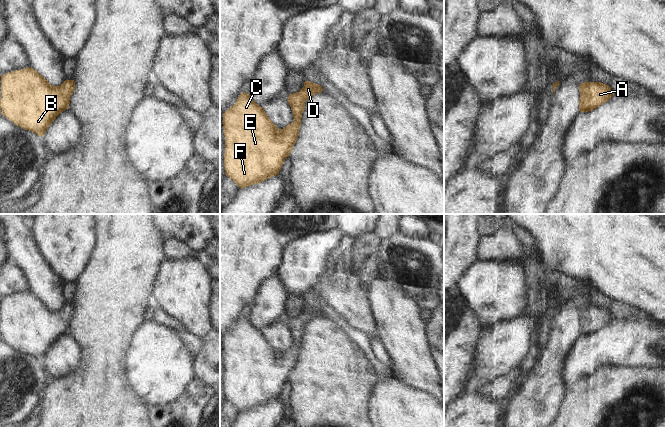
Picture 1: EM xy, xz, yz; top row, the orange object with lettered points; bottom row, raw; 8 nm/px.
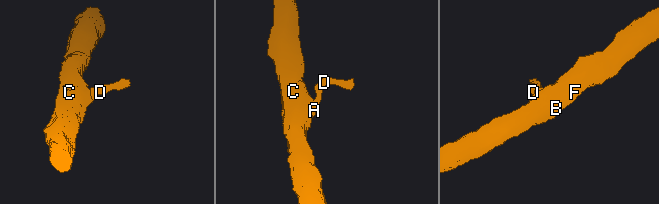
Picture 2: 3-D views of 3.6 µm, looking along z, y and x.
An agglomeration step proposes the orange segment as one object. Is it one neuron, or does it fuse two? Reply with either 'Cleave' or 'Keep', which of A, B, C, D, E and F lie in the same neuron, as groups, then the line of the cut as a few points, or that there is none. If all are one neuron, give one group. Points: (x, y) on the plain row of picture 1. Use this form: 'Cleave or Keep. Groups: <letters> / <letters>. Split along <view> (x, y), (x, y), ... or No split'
Keep. Groups: A B C D E F. No split.

